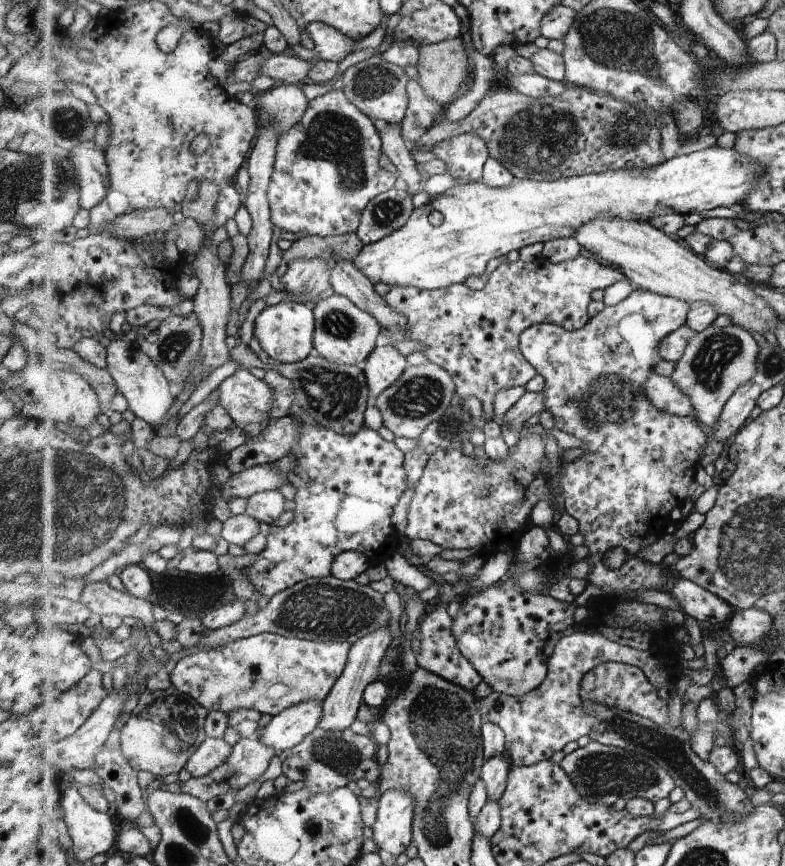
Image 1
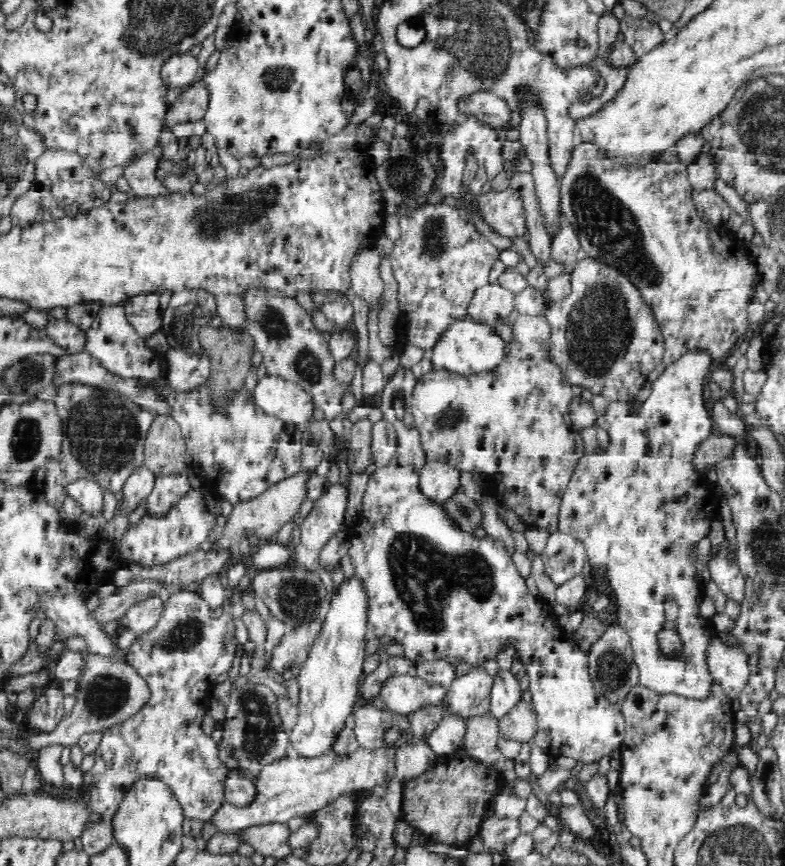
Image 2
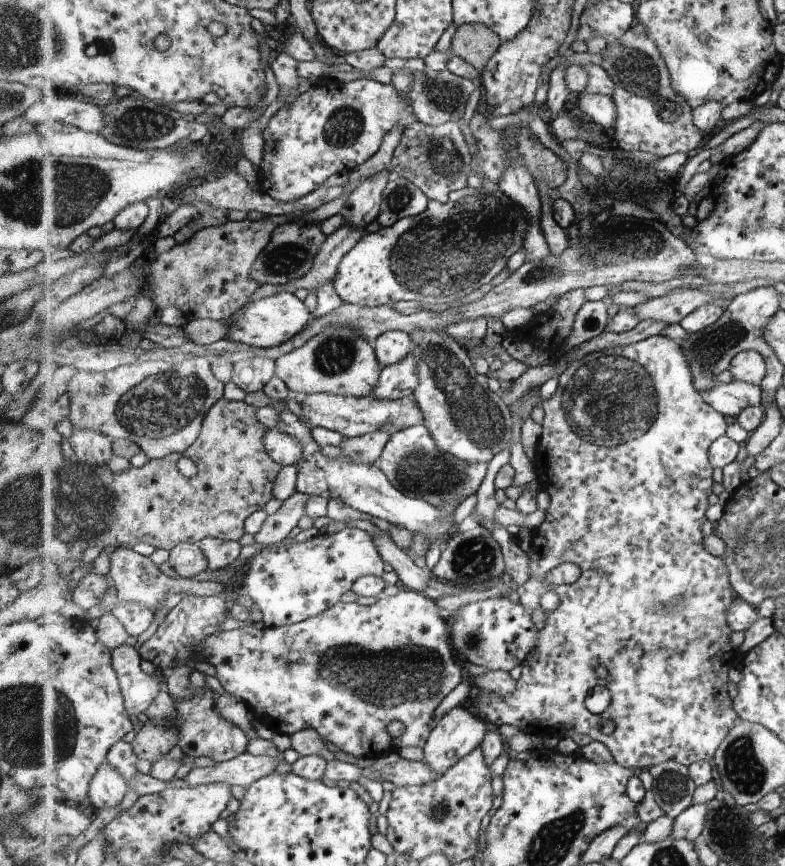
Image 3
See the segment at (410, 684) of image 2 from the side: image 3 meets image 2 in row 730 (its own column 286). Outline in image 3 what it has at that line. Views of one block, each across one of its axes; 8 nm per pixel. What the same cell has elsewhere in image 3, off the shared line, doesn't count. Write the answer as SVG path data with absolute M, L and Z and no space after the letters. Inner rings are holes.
M268 429L264 442L271 456L284 467L296 465L303 456L301 442L292 435L284 433L281 429Z

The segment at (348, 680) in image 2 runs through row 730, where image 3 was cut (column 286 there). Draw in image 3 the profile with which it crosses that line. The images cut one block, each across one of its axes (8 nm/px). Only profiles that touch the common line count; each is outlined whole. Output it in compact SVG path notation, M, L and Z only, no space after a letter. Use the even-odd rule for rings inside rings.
M281 291L272 297L246 305L240 318L230 324L226 338L233 342L266 349L291 340L301 333L311 320L313 314L304 301L298 300L293 292Z

